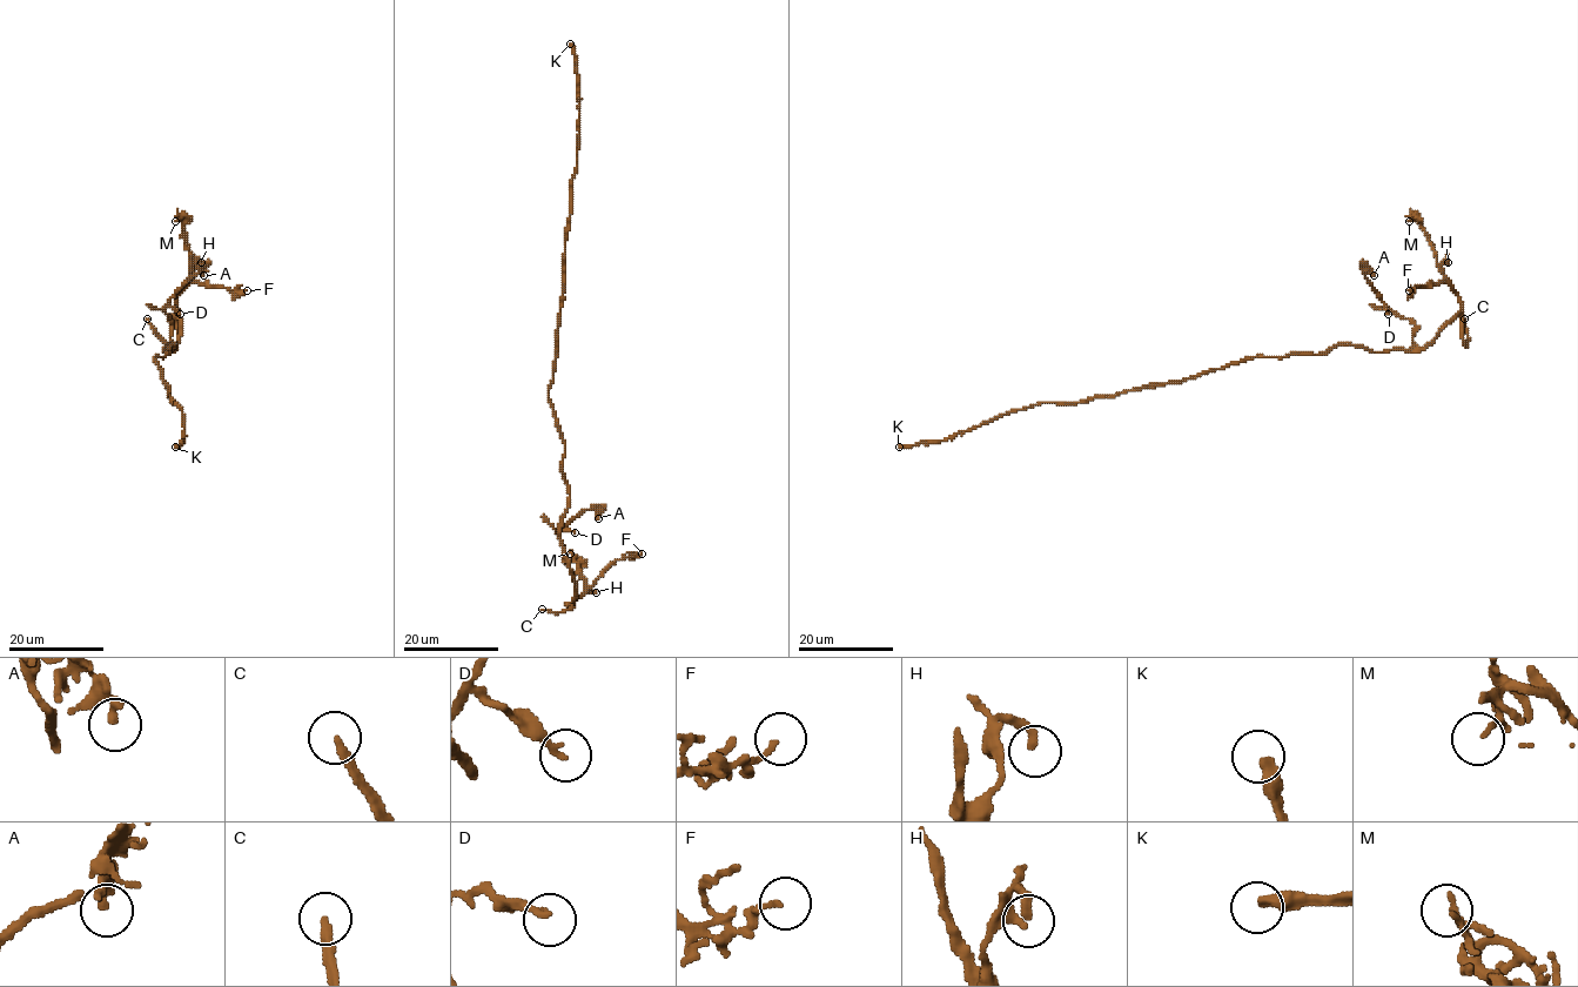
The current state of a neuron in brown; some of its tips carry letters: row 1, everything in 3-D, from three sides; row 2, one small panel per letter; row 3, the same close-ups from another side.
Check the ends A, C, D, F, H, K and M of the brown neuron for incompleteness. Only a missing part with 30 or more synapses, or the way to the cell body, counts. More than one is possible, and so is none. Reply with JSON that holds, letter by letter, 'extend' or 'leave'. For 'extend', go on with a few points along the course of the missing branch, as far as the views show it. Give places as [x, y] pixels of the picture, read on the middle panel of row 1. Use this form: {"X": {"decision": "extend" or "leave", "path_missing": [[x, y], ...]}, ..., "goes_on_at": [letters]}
{"A": {"decision": "leave"}, "C": {"decision": "extend", "path_missing": [[542, 609], [532, 612], [532, 624], [550, 643], [550, 649]]}, "D": {"decision": "leave"}, "F": {"decision": "leave"}, "H": {"decision": "leave"}, "K": {"decision": "extend"}, "M": {"decision": "leave"}, "goes_on_at": ["C", "K"]}

